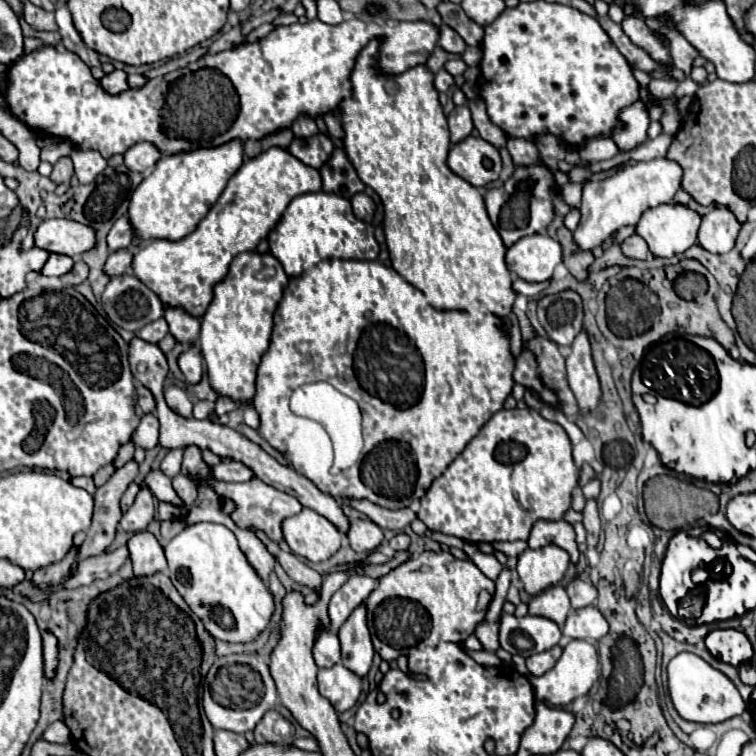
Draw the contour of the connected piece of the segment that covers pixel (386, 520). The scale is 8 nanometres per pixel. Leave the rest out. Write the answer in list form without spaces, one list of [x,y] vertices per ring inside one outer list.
[[[349,500],[349,504],[351,504],[355,510],[367,514],[367,516],[369,516],[377,526],[381,526],[383,530],[389,528],[389,530],[399,532],[401,528],[405,528],[407,524],[411,524],[411,522],[417,518],[411,508],[385,510],[385,508],[381,508],[381,506],[377,506],[377,504],[371,504],[371,502],[367,502],[367,500]]]

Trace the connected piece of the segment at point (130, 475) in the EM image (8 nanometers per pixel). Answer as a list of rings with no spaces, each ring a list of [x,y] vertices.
[[[131,460],[123,468],[119,468],[109,478],[107,484],[97,488],[93,524],[87,530],[87,540],[77,548],[77,562],[95,554],[103,554],[109,548],[109,544],[115,538],[117,524],[121,520],[119,500],[127,490],[127,486],[137,478],[137,474],[139,474],[139,466],[135,460]]]

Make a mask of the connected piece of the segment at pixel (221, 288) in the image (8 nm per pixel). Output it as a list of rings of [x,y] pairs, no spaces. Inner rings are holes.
[[[245,252],[231,264],[227,278],[215,286],[213,302],[201,320],[199,348],[207,364],[209,384],[219,396],[253,402],[257,366],[269,348],[273,316],[287,282],[289,278],[273,254]]]

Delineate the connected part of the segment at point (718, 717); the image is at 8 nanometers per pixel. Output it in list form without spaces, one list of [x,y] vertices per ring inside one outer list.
[[[679,652],[667,664],[667,676],[669,676],[667,688],[673,700],[673,706],[679,712],[679,716],[683,716],[685,720],[701,722],[701,724],[715,724],[715,722],[723,722],[733,716],[739,716],[747,708],[735,684],[723,672],[709,666],[701,656],[693,652]]]

